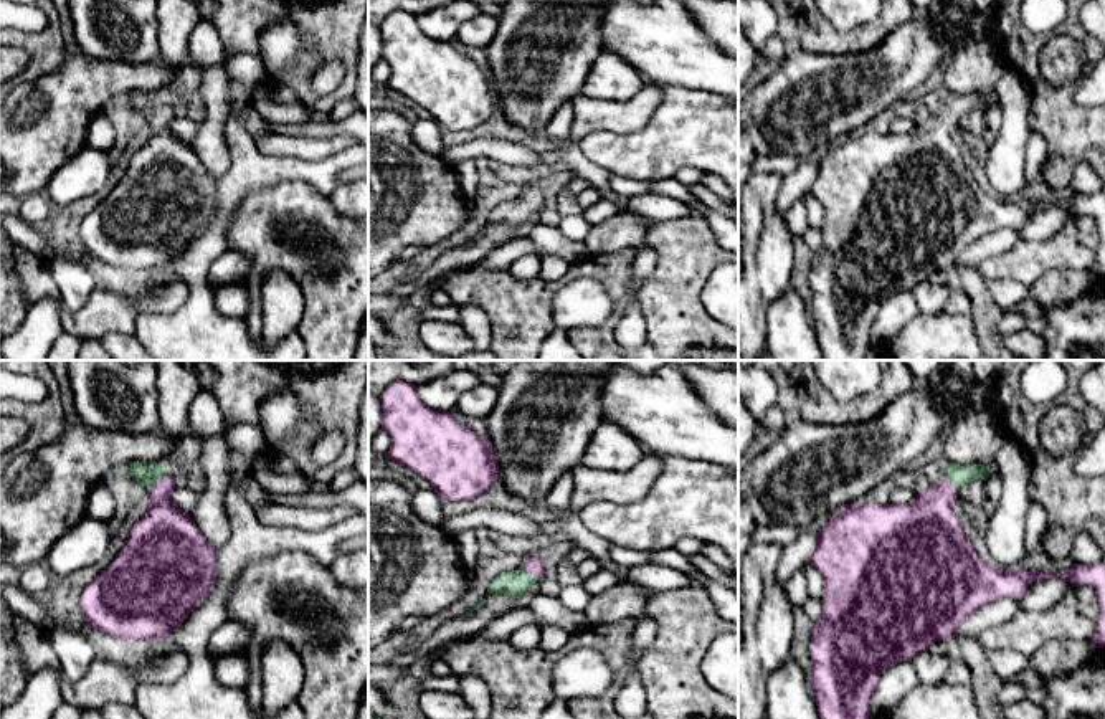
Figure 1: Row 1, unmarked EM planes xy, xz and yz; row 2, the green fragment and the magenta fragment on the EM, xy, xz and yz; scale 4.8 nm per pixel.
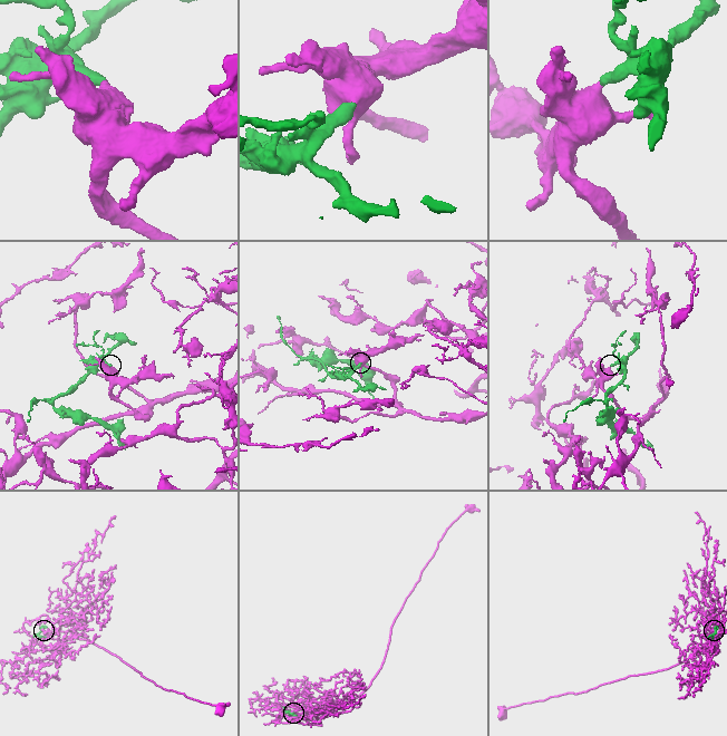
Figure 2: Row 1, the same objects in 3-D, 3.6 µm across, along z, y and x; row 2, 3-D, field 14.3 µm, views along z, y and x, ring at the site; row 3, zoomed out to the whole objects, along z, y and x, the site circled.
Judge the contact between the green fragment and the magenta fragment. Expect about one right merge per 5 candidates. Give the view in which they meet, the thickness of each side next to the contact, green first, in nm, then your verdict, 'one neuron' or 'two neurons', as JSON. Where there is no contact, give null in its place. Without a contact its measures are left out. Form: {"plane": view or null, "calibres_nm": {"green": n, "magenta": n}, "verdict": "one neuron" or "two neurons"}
{"plane": "xy", "calibres_nm": {"green": 110, "magenta": 240}, "verdict": "one neuron"}

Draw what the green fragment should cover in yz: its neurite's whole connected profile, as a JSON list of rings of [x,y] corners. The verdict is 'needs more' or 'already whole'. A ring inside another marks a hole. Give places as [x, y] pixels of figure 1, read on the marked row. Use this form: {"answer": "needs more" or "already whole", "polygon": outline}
{"answer": "needs more", "polygon": [[[946,464],[945,476],[932,484],[923,494],[915,494],[905,504],[861,502],[842,509],[836,517],[826,517],[824,527],[818,532],[818,545],[806,564],[818,569],[824,579],[823,615],[811,630],[811,688],[818,706],[819,719],[872,719],[870,698],[880,674],[900,661],[912,661],[927,651],[935,641],[948,641],[956,636],[958,628],[978,610],[999,598],[1021,600],[1029,585],[1042,579],[1062,579],[1072,587],[1093,587],[1100,613],[1095,620],[1098,633],[1090,640],[1092,648],[1105,646],[1105,565],[1074,564],[1062,574],[1027,572],[1021,567],[1004,570],[986,564],[966,537],[951,501],[958,489],[971,481],[986,481],[989,468],[984,464]]]}

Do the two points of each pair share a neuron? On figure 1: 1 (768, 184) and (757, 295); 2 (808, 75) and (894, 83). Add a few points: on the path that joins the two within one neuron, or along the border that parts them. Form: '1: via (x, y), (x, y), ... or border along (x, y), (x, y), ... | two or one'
1: via (765, 212), (765, 266) | one
2: via (829, 83), (872, 83) | one

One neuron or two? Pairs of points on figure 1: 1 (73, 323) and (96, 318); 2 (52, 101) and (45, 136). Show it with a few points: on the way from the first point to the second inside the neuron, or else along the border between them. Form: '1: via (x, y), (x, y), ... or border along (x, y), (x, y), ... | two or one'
1: via (78, 323), (91, 321) | one
2: via (52, 109), (45, 128) | one

